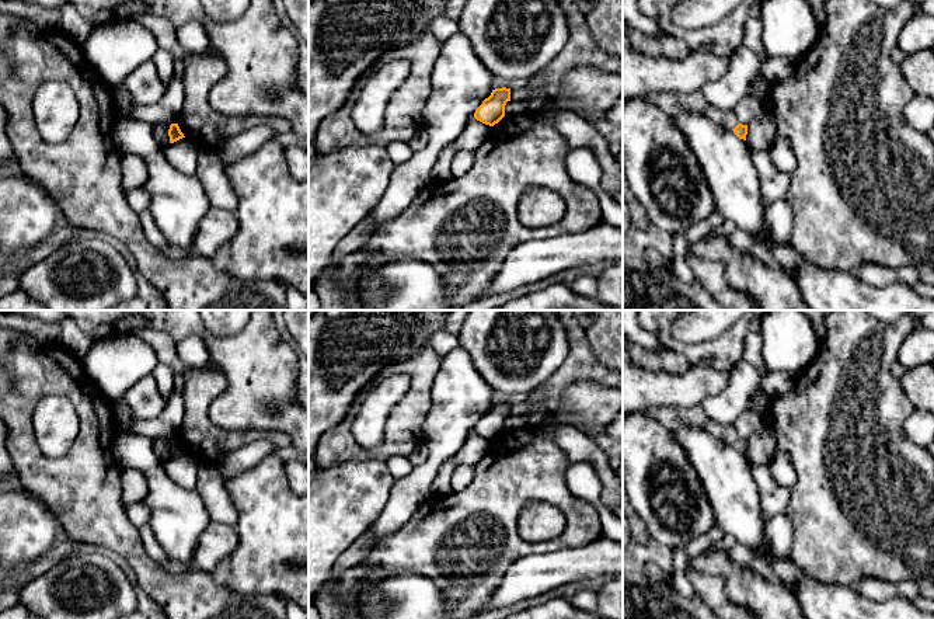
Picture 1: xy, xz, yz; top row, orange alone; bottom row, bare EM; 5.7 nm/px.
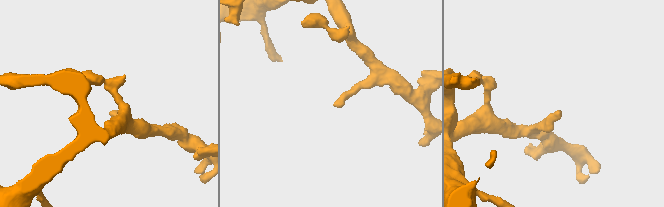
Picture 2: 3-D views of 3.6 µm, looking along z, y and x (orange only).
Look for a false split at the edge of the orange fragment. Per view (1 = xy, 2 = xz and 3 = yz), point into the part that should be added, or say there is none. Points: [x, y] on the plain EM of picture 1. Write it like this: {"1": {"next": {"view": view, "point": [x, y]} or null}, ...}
{"1": {"next": null}, "2": {"next": null}, "3": {"next": null}}

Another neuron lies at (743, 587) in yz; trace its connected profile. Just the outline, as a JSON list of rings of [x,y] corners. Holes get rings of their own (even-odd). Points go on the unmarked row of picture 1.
[[[728,552],[697,556],[690,560],[689,567],[721,577],[728,599],[749,609],[756,619],[805,619],[791,588],[769,581],[747,566],[733,563]]]

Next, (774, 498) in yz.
[[[750,463],[752,476],[757,484],[760,504],[767,518],[776,514],[785,514],[790,498],[791,487],[778,486],[770,473],[767,465]]]

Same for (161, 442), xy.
[[[158,437],[154,439],[154,449],[164,462],[170,459],[170,451],[168,451],[170,439],[171,438],[167,437]]]

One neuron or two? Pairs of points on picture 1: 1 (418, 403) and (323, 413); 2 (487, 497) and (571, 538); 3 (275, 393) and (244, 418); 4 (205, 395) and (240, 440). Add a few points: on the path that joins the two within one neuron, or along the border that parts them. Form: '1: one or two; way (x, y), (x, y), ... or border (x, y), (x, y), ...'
1: two; border (369, 385), (358, 393), (348, 413), (324, 433)
2: one; way (515, 491), (551, 491), (570, 510)
3: one; way (268, 395), (251, 411)
4: one; way (202, 410), (202, 421), (220, 440), (225, 440)

